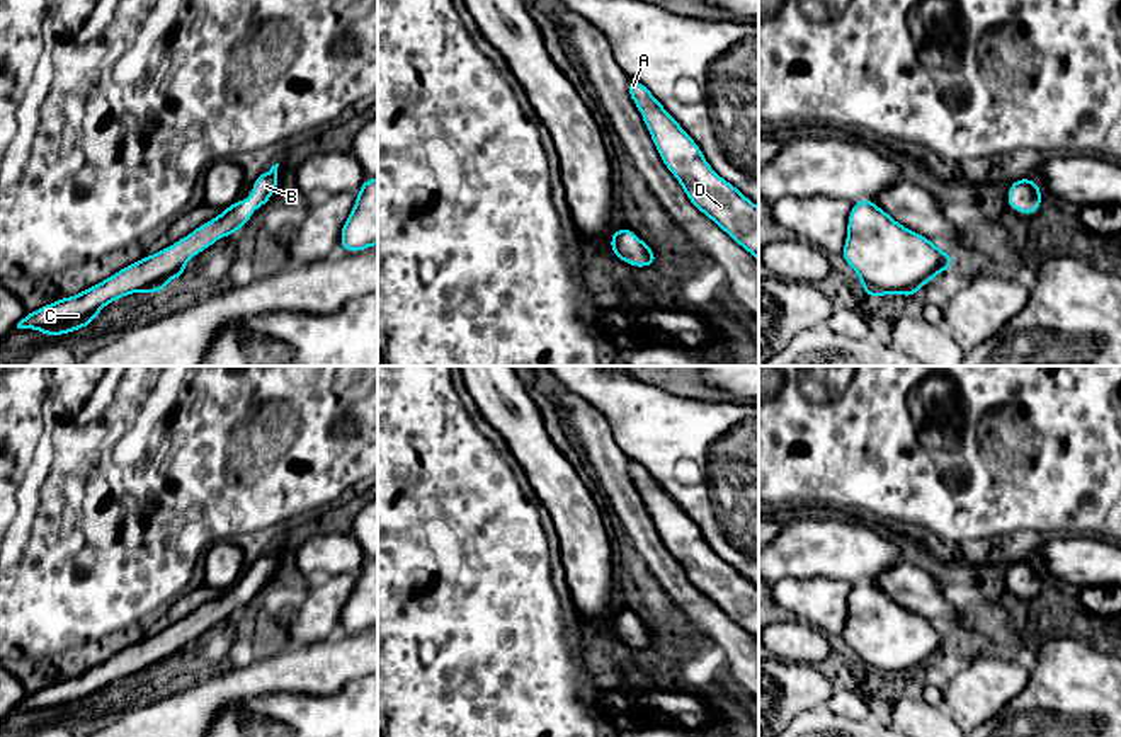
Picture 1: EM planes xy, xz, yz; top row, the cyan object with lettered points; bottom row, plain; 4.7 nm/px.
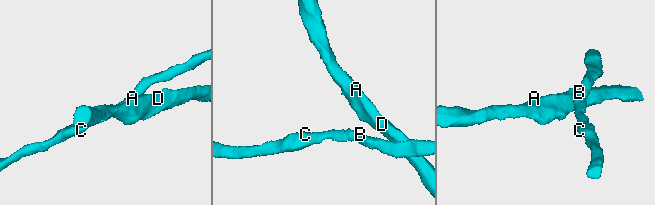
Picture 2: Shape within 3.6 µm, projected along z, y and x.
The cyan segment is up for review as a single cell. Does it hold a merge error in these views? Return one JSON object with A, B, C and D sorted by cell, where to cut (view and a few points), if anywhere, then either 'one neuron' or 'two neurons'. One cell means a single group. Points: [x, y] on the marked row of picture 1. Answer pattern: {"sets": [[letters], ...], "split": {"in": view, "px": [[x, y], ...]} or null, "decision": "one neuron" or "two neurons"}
{"sets": [["A", "B", "C", "D"]], "split": null, "decision": "one neuron"}

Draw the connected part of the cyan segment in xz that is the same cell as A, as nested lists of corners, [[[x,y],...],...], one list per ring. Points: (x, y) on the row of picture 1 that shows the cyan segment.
[[[629,78],[628,92],[689,201],[759,262],[759,208],[709,167],[696,141],[640,80]]]

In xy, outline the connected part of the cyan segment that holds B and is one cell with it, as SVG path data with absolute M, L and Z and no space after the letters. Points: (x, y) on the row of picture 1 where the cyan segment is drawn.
M279 163L272 165L253 180L248 201L238 199L223 209L218 218L206 221L174 245L155 255L146 255L102 283L87 288L83 293L71 298L60 298L48 306L26 313L17 329L41 330L48 337L63 335L88 327L111 301L117 301L136 291L153 294L170 288L168 277L174 276L180 281L185 276L184 264L187 260L192 260L197 252L218 242L221 235L235 235L238 228L250 221L255 208L265 206L279 184L277 167Z

